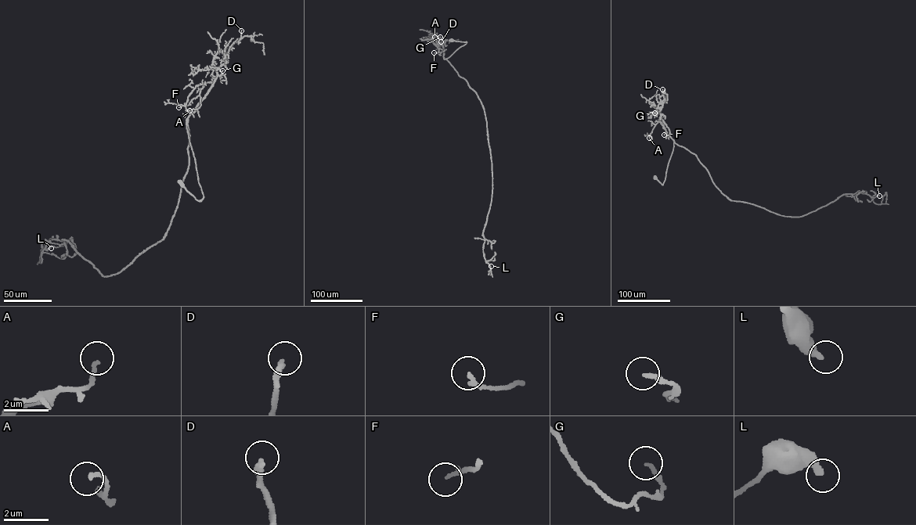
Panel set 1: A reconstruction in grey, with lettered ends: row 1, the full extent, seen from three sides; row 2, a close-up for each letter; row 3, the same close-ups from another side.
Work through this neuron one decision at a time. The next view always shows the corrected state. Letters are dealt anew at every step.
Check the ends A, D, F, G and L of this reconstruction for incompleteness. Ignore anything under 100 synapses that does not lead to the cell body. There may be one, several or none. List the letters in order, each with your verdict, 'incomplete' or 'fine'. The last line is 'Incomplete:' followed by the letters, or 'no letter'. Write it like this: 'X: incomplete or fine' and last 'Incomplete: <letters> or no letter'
A: fine
D: fine
F: fine
G: fine
L: fine
Incomplete: no letter

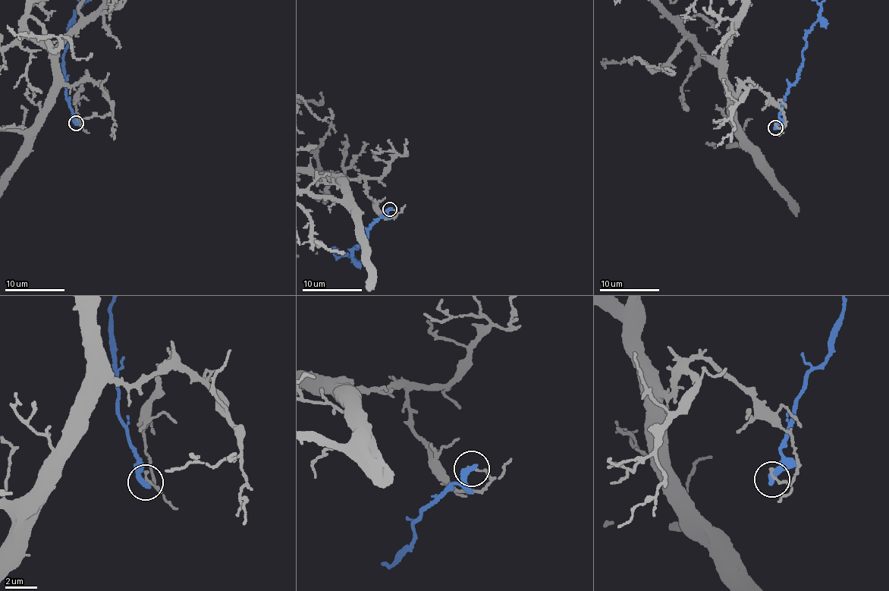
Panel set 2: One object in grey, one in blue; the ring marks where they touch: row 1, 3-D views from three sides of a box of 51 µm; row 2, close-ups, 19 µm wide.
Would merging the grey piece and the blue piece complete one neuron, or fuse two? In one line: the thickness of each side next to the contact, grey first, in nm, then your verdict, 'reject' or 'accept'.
170 nm thick on the grey side, 420 nm on the other; reject

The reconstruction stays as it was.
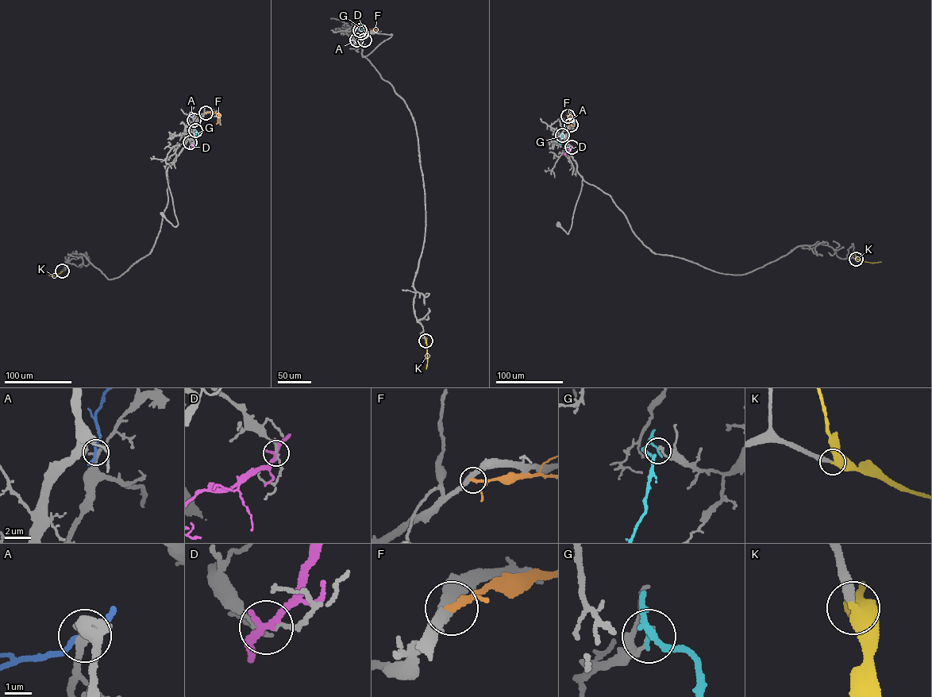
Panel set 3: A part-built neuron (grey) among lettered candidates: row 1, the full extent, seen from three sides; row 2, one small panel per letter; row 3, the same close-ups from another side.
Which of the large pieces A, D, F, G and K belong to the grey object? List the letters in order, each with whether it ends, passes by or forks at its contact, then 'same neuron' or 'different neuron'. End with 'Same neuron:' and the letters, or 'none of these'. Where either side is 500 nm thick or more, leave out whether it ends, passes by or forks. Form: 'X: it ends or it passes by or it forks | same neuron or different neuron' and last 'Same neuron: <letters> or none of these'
A: it passes by | different neuron
D: it passes by | different neuron
F: it passes by | different neuron
G: it passes by | different neuron
K: it passes by | same neuron
Same neuron: K

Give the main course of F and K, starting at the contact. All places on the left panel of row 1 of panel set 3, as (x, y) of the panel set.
F: (206, 113), (217, 113), (216, 124)
K: (62, 271), (55, 275), (48, 275)

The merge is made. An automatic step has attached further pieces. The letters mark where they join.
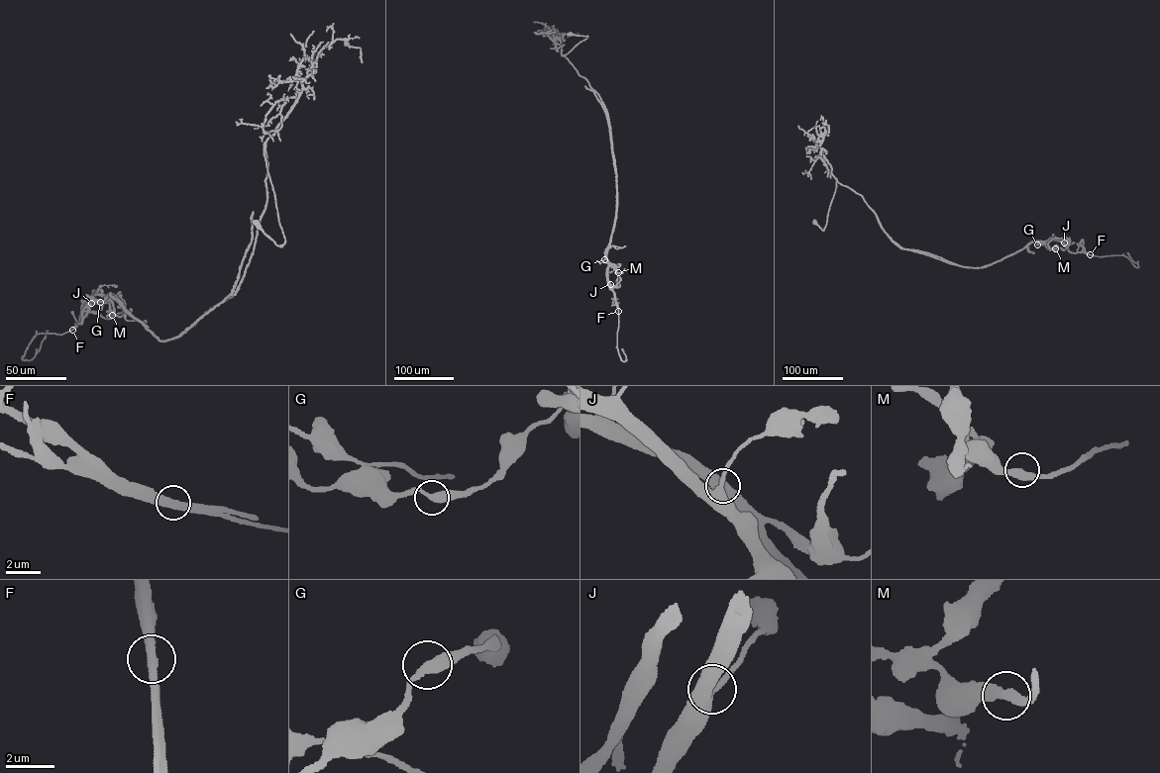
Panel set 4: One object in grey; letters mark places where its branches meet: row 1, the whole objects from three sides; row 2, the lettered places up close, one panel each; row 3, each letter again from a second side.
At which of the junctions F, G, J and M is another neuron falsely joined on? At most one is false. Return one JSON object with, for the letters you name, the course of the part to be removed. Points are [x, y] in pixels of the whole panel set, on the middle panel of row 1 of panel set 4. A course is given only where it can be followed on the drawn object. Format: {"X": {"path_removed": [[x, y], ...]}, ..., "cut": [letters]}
{"F": {"path_removed": [[618, 311], [604, 252], [616, 206], [609, 126], [602, 106], [584, 85]]}, "cut": ["F"]}

